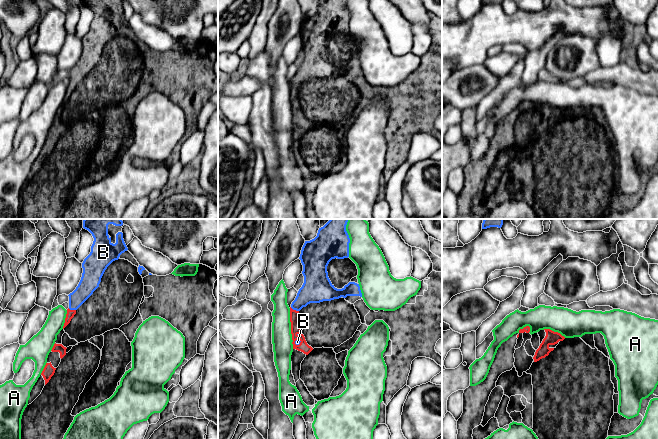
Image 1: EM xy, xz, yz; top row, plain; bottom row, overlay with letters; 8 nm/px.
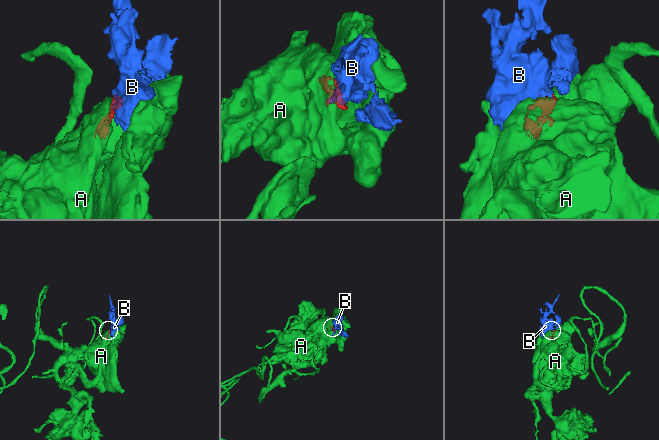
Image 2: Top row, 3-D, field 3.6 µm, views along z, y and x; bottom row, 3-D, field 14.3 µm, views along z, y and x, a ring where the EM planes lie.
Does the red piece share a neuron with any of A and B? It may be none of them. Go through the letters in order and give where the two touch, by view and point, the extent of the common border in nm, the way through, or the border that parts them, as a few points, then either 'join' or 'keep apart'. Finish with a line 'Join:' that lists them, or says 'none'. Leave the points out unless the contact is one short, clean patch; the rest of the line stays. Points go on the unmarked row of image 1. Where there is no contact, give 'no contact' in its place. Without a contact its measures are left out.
A: meets red in xz at (291, 104); contact 320 nm long; keep apart
B: meets red in xz at (294, 86); contact 80 nm long; join
Join: B

